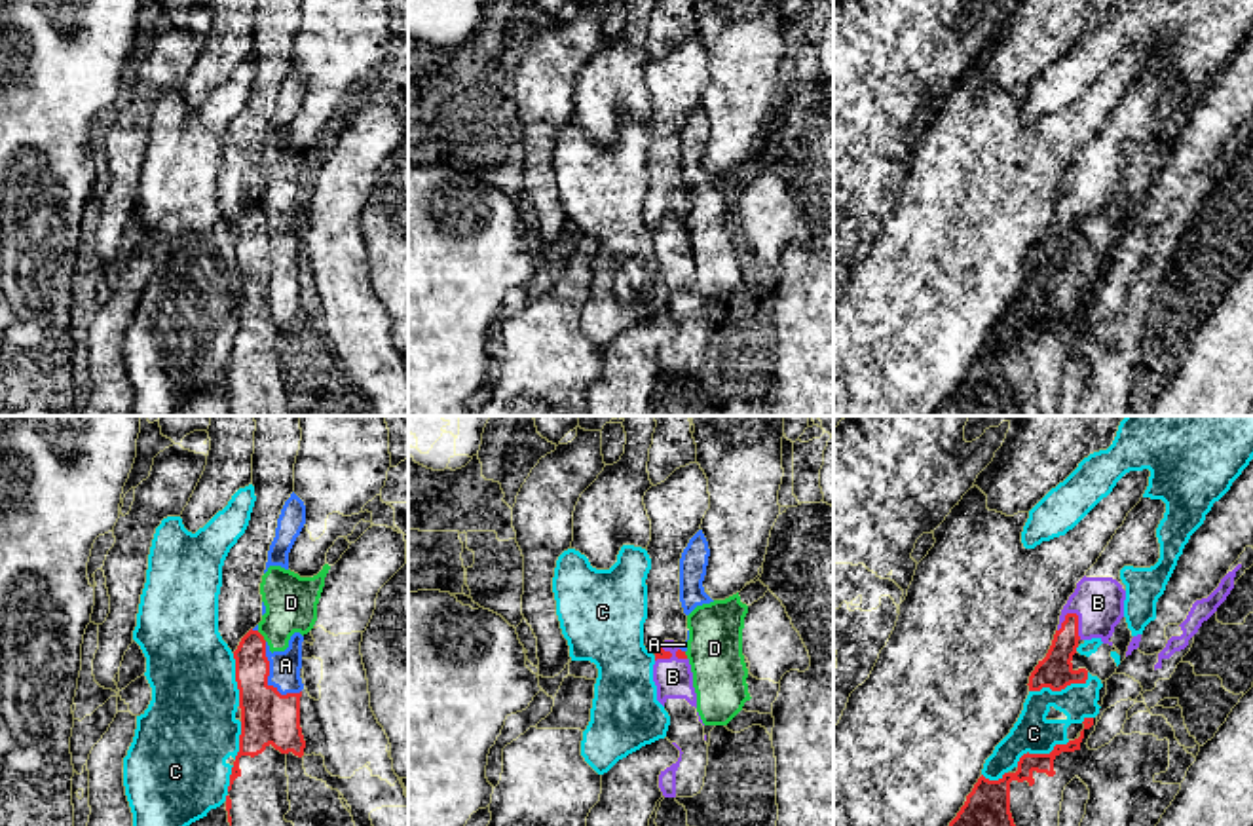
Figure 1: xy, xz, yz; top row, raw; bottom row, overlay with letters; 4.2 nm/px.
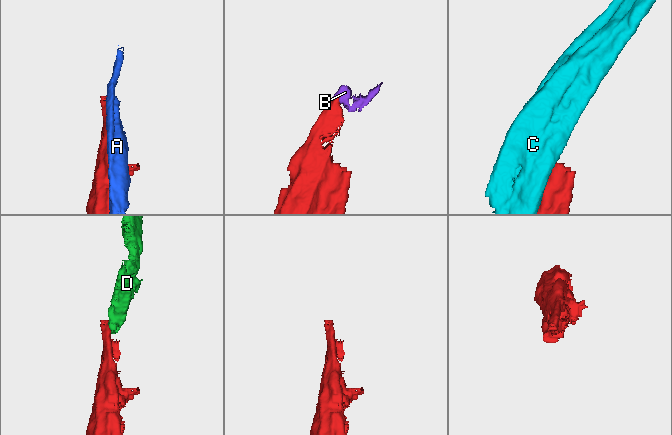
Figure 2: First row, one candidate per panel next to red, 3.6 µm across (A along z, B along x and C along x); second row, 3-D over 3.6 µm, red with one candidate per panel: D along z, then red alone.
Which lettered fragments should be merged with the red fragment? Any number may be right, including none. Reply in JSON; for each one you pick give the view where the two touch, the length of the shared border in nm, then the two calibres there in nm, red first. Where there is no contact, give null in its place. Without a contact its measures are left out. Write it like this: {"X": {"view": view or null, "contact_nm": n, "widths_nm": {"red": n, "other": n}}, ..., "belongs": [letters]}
{"B": {"view": "yz", "contact_nm": 130, "widths_nm": {"red": 150, "other": 200}}, "belongs": ["B"]}

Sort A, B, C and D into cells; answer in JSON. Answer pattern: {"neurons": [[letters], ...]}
{"neurons": [["A", "D"], ["B"], ["C"]]}

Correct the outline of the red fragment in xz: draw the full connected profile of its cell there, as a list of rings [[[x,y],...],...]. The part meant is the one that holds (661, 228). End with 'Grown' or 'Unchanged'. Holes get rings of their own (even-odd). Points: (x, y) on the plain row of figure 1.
[[[664,215],[655,228],[653,256],[657,275],[670,291],[666,313],[680,325],[678,336],[661,346],[659,363],[664,372],[693,372],[704,361],[708,319],[697,287],[691,239],[678,216]]]. Grown

